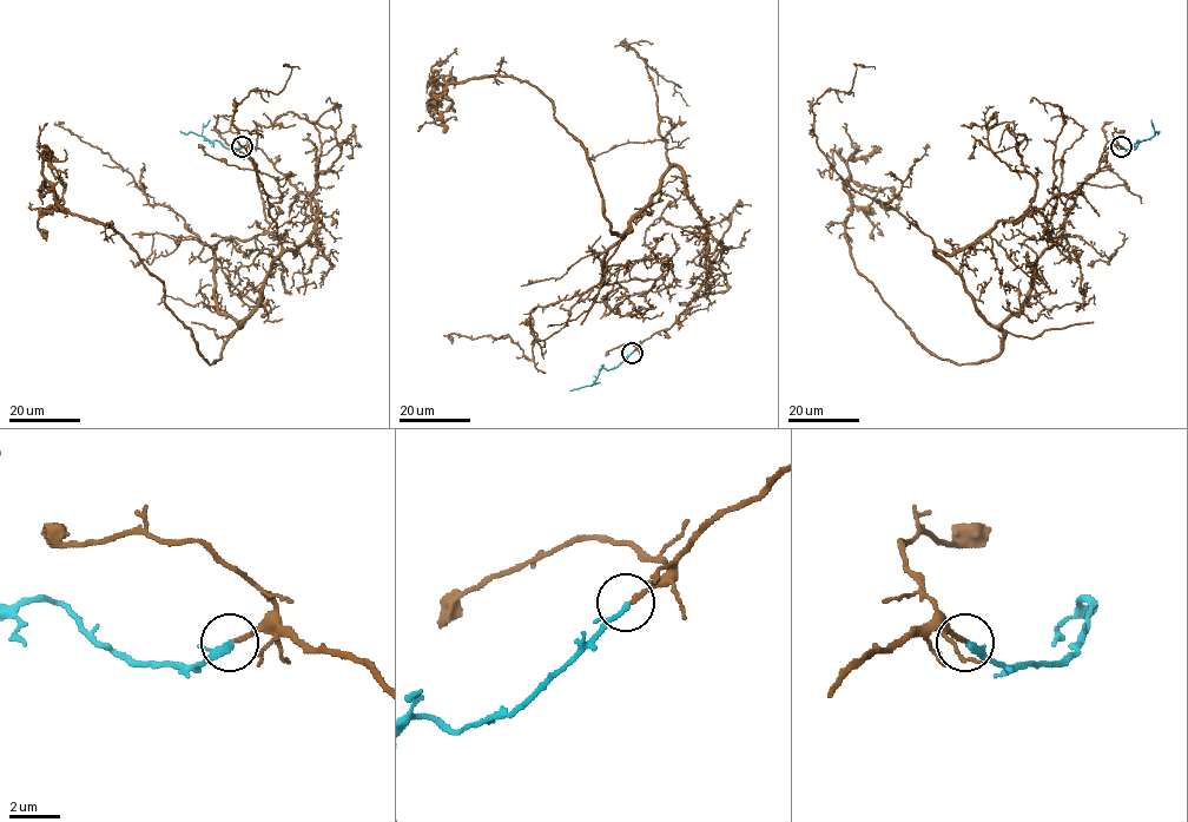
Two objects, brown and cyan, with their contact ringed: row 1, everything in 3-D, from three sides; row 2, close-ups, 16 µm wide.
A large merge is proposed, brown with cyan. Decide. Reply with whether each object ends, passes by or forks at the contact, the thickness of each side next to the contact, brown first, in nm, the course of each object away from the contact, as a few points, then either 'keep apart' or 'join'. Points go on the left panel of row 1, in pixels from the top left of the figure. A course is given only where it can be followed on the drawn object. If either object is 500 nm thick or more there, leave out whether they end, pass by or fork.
brown ends | cyan ends | 180/240 nm | brown via (242, 145), (309, 194), (317, 223), (276, 260), (211, 365), (137, 252), (58, 203), (41, 152), (67, 177) | cyan via (242, 146), (229, 149), (218, 142), (180, 131) | join

